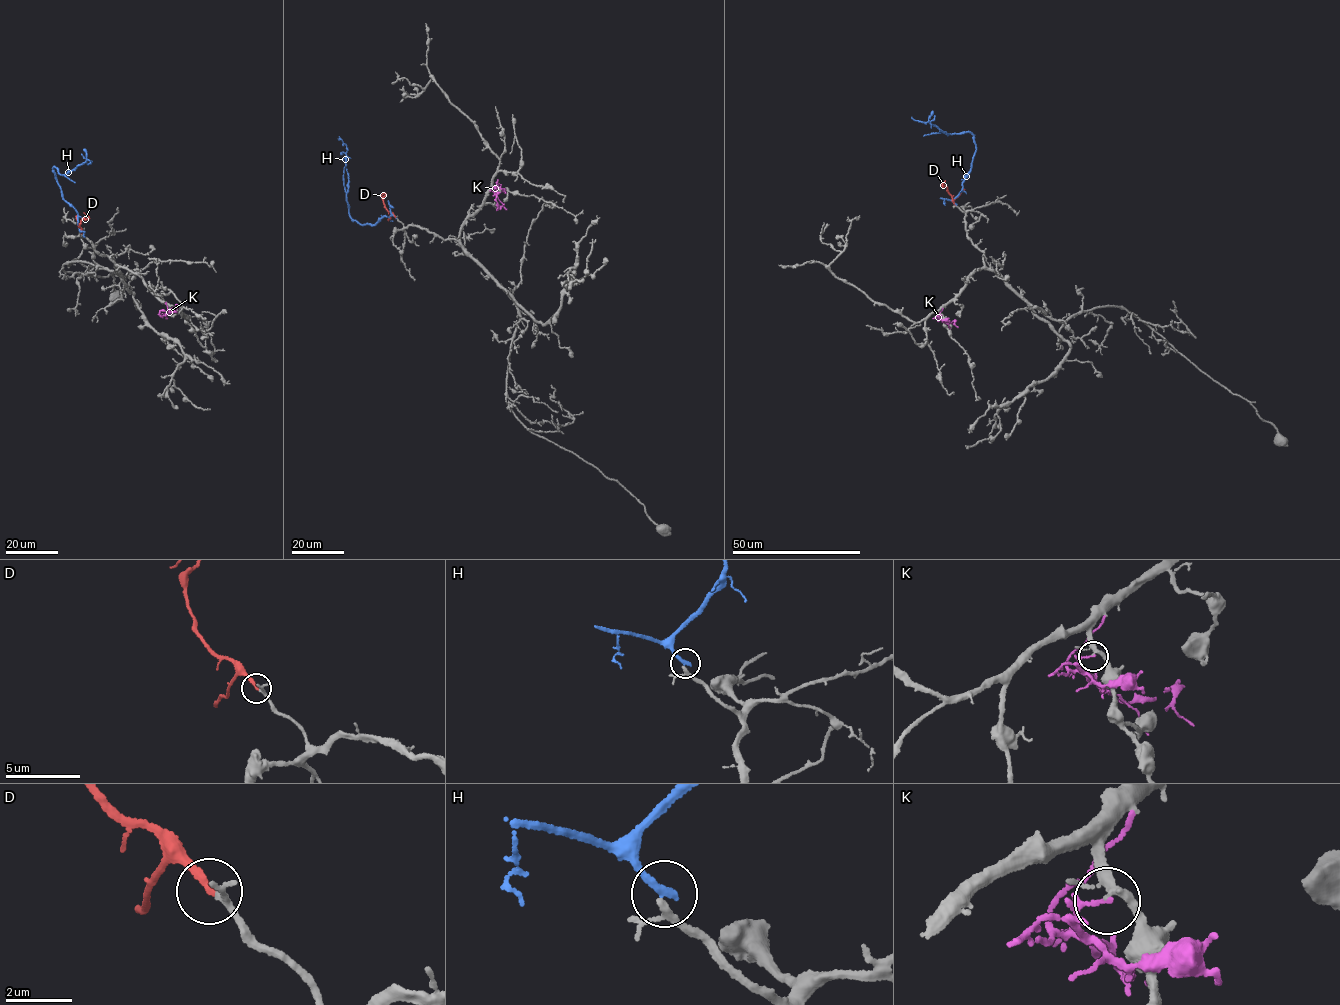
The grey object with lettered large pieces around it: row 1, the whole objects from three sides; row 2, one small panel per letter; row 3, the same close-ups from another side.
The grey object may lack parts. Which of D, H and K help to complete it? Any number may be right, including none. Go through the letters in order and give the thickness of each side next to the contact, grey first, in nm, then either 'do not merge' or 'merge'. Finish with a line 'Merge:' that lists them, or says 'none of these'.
D: 160 nm thick on the grey side, 240 nm on the other; merge
H: 170 nm thick on the grey side, 260 nm on the other; do not merge
K: 180 nm thick on the grey side, 130 nm on the other; do not merge
Merge: D

